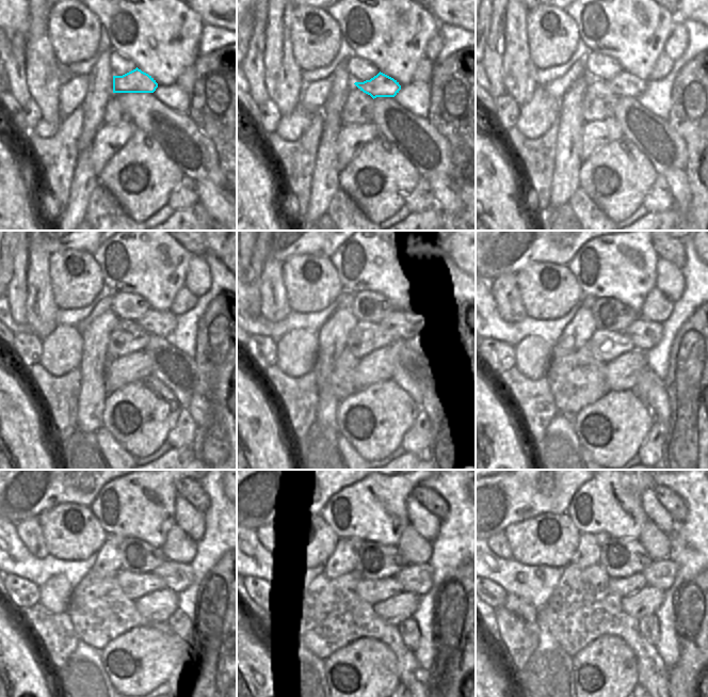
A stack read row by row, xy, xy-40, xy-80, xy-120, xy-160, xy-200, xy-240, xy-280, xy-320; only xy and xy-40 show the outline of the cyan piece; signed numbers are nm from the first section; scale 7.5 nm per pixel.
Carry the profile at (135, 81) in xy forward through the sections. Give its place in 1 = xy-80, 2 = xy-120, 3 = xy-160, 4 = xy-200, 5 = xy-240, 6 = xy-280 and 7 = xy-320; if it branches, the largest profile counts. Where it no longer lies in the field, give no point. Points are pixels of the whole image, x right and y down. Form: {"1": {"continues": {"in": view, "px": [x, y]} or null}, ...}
{"1": {"continues": {"in": "xy-80", "px": [625, 84]}}, "2": {"continues": {"in": "xy-120", "px": [161, 323]}}, "3": {"continues": {"in": "xy-160", "px": [403, 328]}}, "4": {"continues": {"in": "xy-200", "px": [645, 334]}}, "5": {"continues": {"in": "xy-240", "px": [177, 576]}}, "6": {"continues": {"in": "xy-280", "px": [418, 579]}}, "7": {"continues": {"in": "xy-320", "px": [661, 573]}}}

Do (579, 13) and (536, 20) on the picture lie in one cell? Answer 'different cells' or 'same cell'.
different cells

